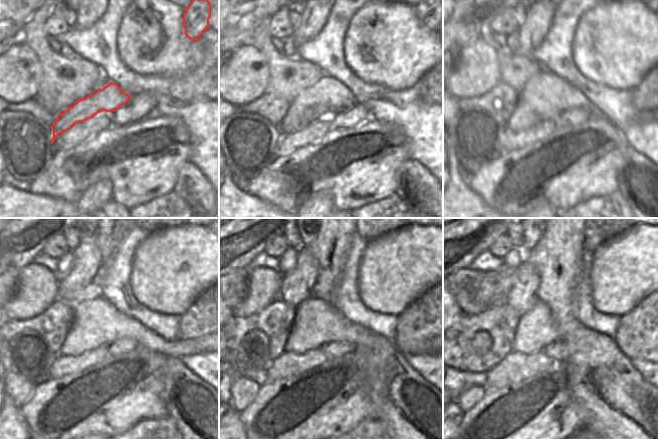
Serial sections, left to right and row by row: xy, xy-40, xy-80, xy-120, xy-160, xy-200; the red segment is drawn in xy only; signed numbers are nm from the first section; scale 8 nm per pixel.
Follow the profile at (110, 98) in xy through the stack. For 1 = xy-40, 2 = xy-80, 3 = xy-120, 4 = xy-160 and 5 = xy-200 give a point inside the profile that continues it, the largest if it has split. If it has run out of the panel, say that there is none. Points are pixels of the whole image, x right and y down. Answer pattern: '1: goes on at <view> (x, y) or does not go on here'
1: goes on at xy-40 (294, 113)
2: goes on at xy-80 (521, 112)
3: goes on at xy-120 (73, 337)
4: goes on at xy-160 (306, 336)
5: goes on at xy-200 (532, 337)

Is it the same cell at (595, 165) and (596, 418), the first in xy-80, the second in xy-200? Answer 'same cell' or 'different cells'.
different cells

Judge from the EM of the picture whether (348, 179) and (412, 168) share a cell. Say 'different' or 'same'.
different

